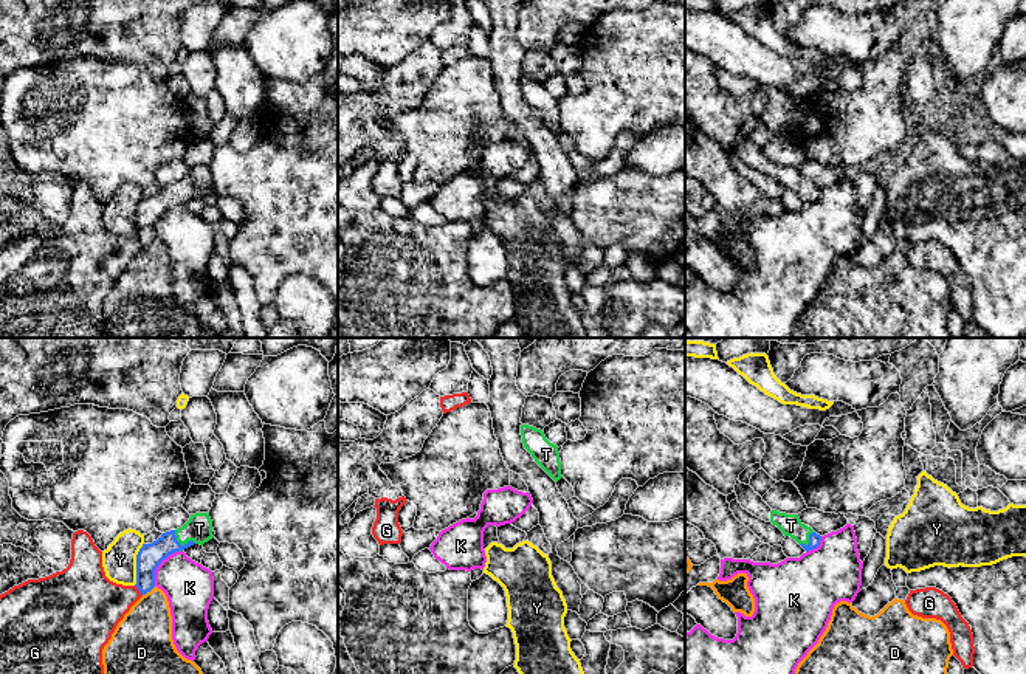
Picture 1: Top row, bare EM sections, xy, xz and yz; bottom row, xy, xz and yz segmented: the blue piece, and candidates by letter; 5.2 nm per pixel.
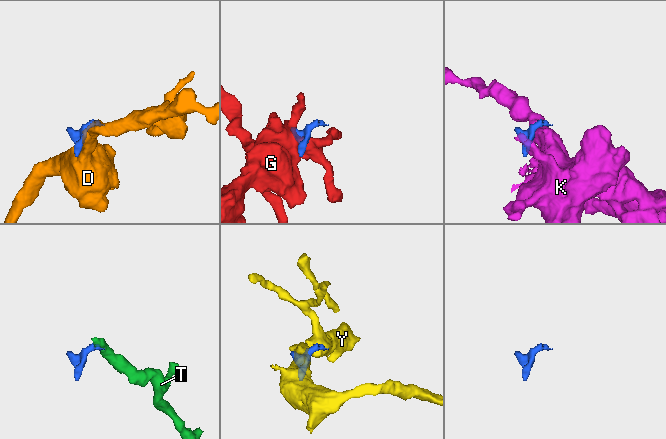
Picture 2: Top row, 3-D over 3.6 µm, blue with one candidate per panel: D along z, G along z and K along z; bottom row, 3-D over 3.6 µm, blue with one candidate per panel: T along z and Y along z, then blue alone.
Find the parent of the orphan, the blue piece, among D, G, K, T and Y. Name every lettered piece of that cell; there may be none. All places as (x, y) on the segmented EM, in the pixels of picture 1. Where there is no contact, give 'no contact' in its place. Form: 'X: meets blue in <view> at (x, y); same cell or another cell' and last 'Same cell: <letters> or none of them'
D: meets blue in xy at (149, 591); another cell
G: meets blue in xy at (138, 589); another cell
K: meets blue in xy at (160, 563); another cell
T: meets blue in xy at (185, 544); same cell
Y: meets blue in xy at (137, 564); another cell
Same cell: T

